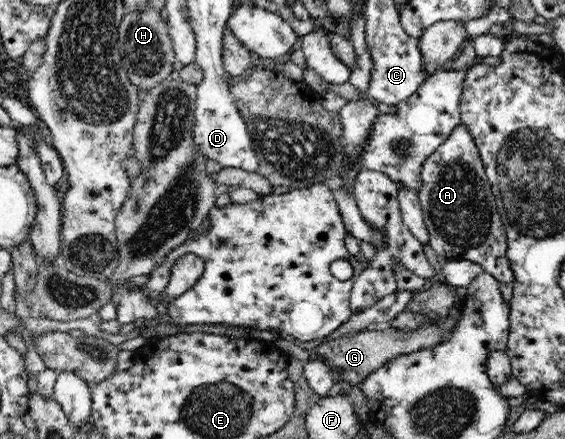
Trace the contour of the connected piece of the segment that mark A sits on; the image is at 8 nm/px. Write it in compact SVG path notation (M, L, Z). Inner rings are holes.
M461 123L449 133L449 137L437 147L421 167L421 189L417 192L429 231L429 246L442 261L469 260L483 267L484 272L505 285L516 281L507 256L508 246L504 224L496 210L496 199L492 192L484 165L469 130Z

